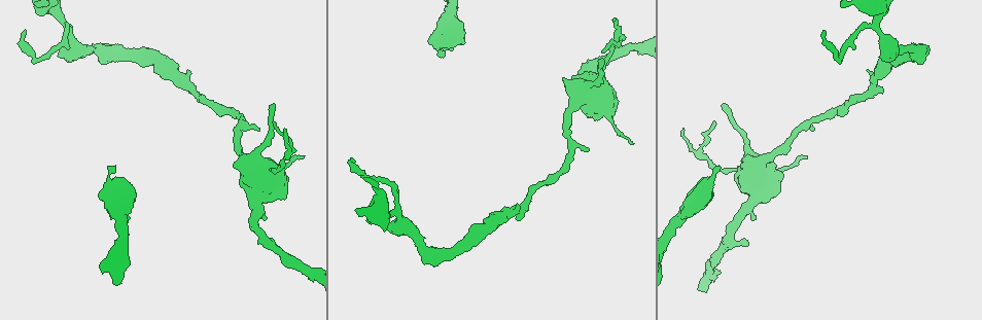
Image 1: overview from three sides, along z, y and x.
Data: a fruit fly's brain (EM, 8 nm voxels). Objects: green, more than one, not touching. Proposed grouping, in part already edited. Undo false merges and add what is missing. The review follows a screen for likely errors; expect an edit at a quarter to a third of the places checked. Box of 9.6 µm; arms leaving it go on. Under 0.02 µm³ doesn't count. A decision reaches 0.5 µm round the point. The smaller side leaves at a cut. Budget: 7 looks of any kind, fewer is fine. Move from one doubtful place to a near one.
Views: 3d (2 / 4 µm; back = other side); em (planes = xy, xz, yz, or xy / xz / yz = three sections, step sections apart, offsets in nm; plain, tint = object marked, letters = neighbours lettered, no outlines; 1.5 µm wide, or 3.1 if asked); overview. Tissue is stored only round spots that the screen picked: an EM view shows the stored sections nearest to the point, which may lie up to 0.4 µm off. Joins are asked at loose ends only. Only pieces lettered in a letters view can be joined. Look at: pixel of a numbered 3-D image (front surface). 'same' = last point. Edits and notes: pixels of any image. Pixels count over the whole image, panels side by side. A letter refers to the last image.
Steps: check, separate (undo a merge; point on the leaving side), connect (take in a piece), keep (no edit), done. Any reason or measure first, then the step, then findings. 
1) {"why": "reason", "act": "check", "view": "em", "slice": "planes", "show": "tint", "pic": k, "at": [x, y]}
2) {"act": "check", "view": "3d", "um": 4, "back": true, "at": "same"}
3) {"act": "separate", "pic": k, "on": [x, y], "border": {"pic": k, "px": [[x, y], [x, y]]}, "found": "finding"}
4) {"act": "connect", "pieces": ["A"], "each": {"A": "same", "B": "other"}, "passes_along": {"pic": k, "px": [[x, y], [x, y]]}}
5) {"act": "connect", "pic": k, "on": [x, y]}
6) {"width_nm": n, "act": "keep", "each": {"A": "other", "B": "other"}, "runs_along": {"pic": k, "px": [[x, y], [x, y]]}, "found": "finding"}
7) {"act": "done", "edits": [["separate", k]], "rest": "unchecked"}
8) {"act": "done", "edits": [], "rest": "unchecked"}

{"why": "sharp bend", "act": "check", "view": "em", "slice": "yz", "step": 4, "show": "tint", "pic": 1, "at": [36, 59]}

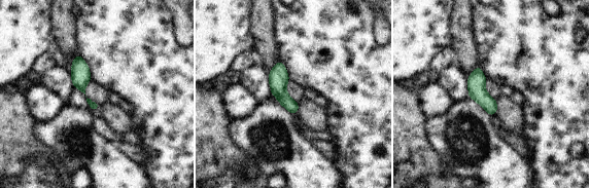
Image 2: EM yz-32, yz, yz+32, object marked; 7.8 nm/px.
{"why": "another direction", "act": "check", "view": "em", "slice": "planes", "show": "letters", "at": "same"}

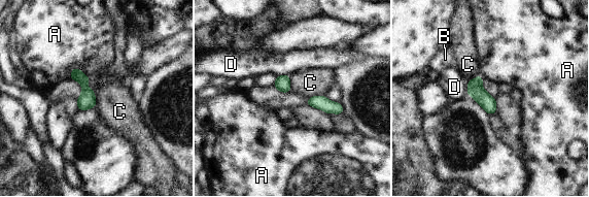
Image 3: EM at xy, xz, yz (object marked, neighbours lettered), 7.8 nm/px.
{"act": "keep", "each": {"A": "other", "B": "other", "C": "other", "D": "other"}, "border": {"pic": 3, "px": [[93, 90], [96, 99], [95, 107]]}, "found": "one neuron here"}

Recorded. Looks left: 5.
{"why": "thin end", "act": "check", "view": "3d", "um": 2, "pic": 1, "at": [812, 131]}

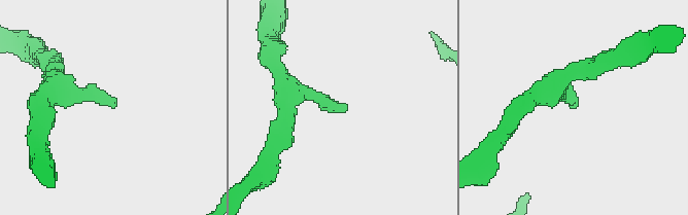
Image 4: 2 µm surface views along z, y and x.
{"act": "check", "view": "em", "slice": "planes", "show": "letters", "pic": 4, "at": [576, 106]}

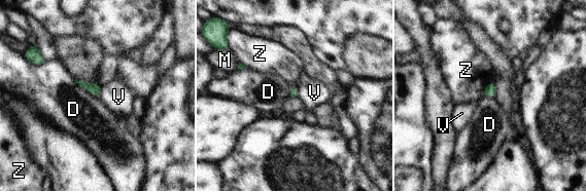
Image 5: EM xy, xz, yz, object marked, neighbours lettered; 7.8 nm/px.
{"act": "keep", "each": {"D": "other", "M": "other", "V": "other", "Z": "other"}, "border": {"pic": 5, "px": [[73, 80], [98, 97]]}, "found": "none of them fits"}

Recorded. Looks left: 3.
{"why": "free end", "act": "check", "view": "3d", "um": 2, "back": true, "pic": 1, "at": [718, 165]}

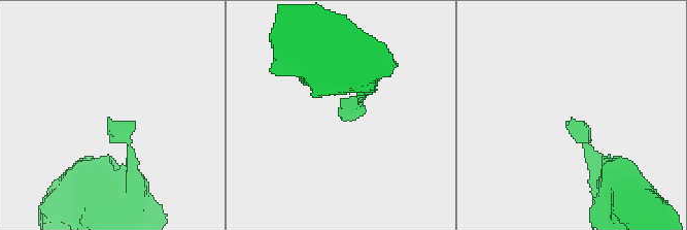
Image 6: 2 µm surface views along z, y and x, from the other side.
{"act": "check", "view": "em", "slice": "xy", "step": 4, "show": "tint", "pic": 6, "at": [338, 115]}

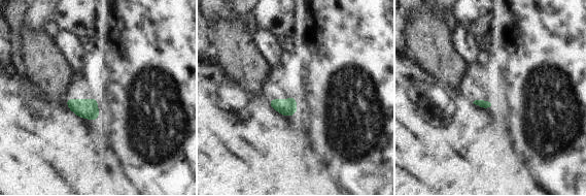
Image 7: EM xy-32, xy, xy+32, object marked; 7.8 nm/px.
{"act": "check", "view": "em", "slice": "planes", "show": "letters", "at": "same"}

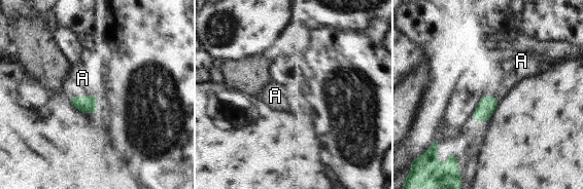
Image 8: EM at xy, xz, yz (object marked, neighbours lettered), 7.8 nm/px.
{"longest_contact_nm": ["A", 220], "act": "connect", "pieces": ["A"], "each": {"A": "same"}, "passes_along": {"pic": 8, "px": [[88, 105], [80, 97], [82, 78]]}, "found": "the neuron continues"}

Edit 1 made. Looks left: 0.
{"act": "done", "edits": [["connect", 8]], "rest": "unchecked"}

